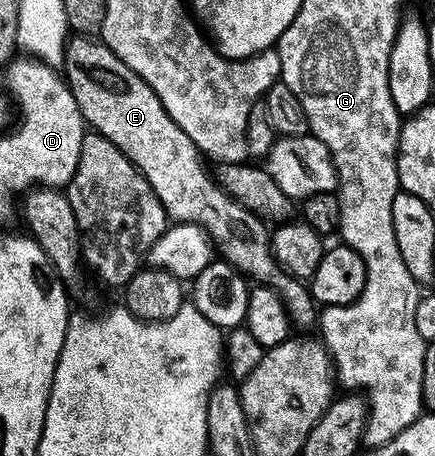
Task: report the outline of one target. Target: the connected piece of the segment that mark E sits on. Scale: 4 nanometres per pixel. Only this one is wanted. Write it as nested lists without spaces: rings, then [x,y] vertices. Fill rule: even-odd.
[[[81,36],[71,37],[66,43],[64,77],[87,127],[101,134],[112,144],[116,144],[116,148],[120,148],[120,152],[124,152],[124,156],[128,156],[128,160],[134,162],[135,168],[146,177],[148,184],[152,184],[152,192],[160,196],[160,204],[164,204],[166,217],[171,223],[201,226],[210,235],[225,261],[236,267],[247,279],[275,290],[286,306],[286,313],[289,314],[295,331],[310,332],[313,326],[315,329],[319,325],[320,307],[315,302],[314,295],[310,293],[309,285],[303,279],[293,278],[291,274],[287,274],[282,265],[274,259],[272,234],[267,223],[255,216],[252,211],[245,210],[241,203],[218,183],[217,177],[206,171],[206,166],[202,163],[203,151],[195,139],[194,142],[190,139],[191,131],[180,128],[180,124],[176,124],[176,120],[168,116],[160,96],[152,92],[152,88],[144,79],[136,76],[136,72],[132,72],[132,68],[128,68],[128,64],[124,64],[124,60],[116,56],[116,52],[108,49],[105,42]]]

